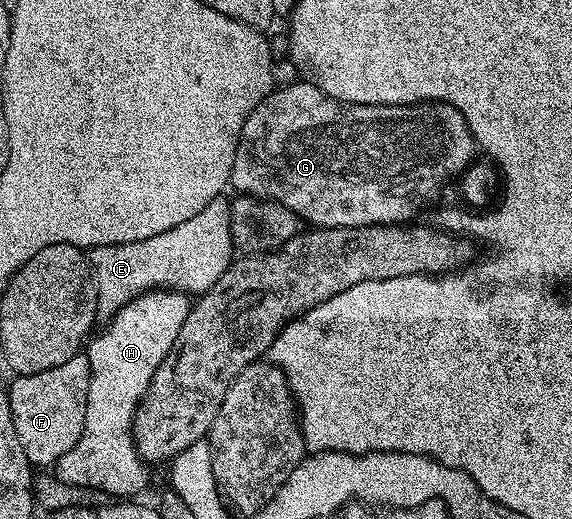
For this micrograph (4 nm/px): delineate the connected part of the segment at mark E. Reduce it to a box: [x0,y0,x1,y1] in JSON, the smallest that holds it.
[88,195,234,321]

